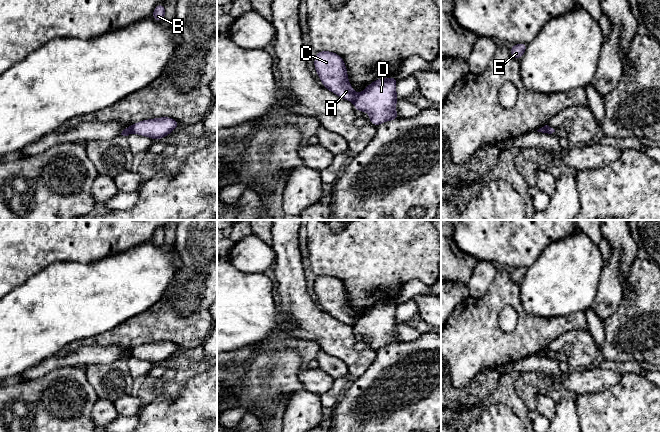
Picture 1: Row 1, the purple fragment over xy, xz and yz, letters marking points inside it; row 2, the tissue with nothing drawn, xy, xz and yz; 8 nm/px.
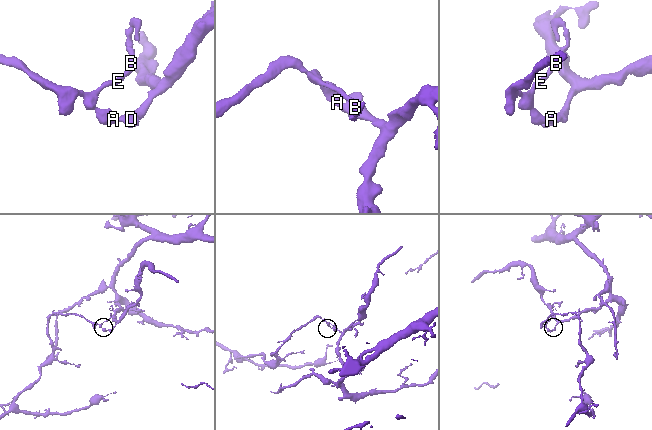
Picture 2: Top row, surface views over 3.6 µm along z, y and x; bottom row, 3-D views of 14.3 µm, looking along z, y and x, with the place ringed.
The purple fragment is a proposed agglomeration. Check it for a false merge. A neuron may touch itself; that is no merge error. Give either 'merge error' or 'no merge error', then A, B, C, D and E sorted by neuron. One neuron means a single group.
merge error | A B C E / D

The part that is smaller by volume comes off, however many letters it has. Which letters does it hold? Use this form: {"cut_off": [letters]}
{"cut_off": ["A", "B", "C", "E"]}

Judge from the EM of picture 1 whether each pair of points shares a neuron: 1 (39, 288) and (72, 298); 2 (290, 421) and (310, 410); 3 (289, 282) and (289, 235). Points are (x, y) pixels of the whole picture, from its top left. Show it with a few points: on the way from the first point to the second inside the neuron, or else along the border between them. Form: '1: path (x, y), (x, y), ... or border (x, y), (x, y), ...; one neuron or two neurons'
1: path (47, 296), (49, 298), (64, 298); one neuron
2: path (295, 421), (305, 412); one neuron
3: path (289, 270), (289, 247); one neuron

